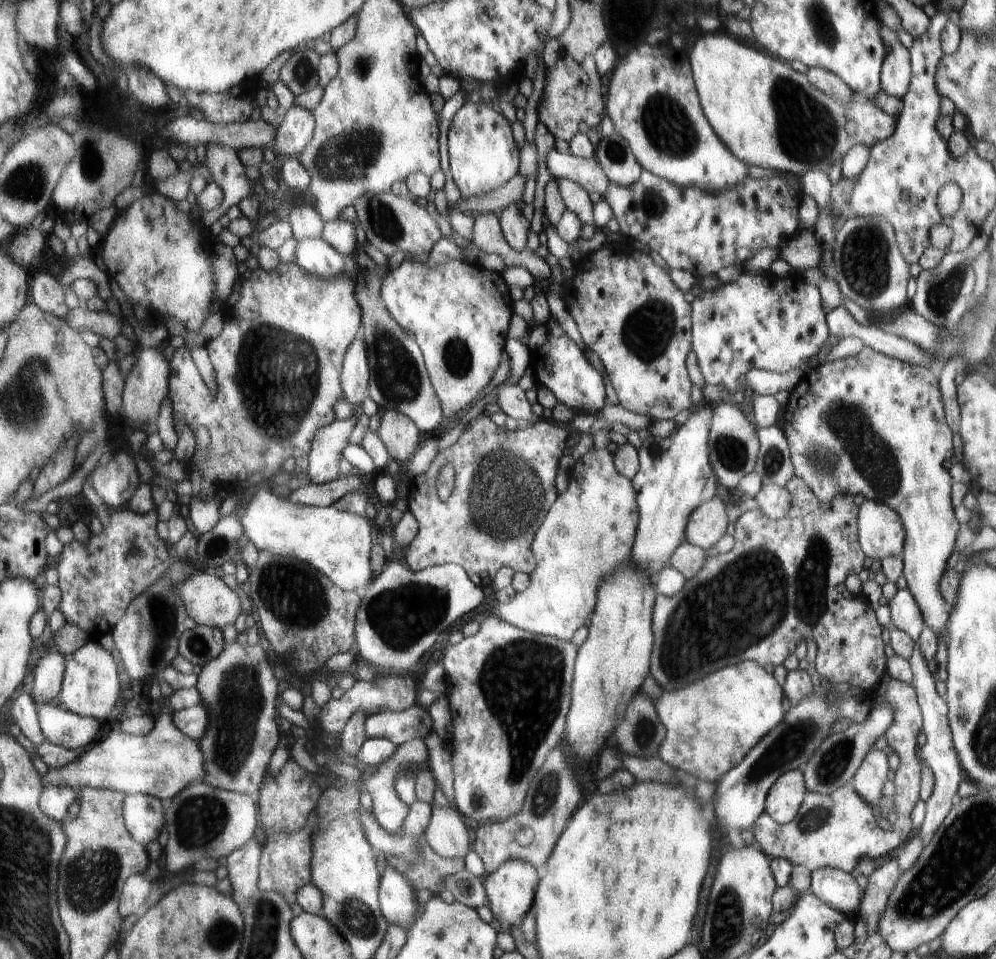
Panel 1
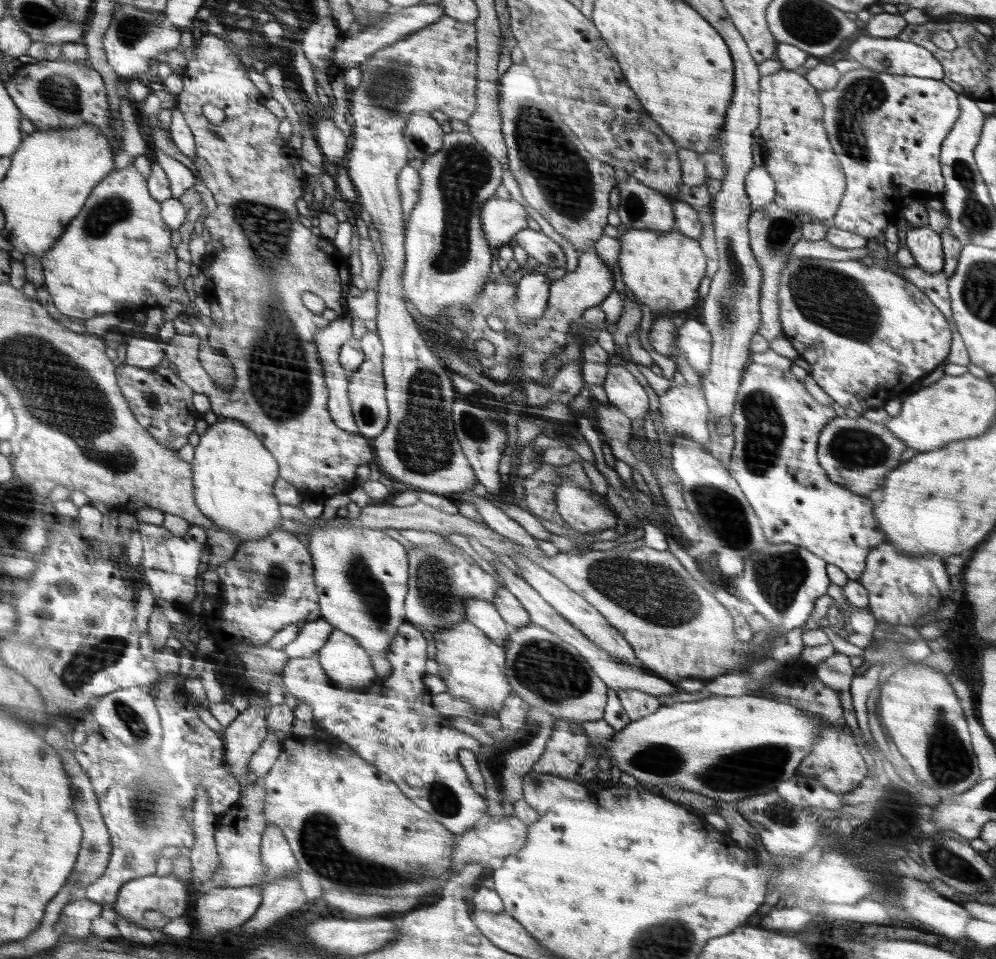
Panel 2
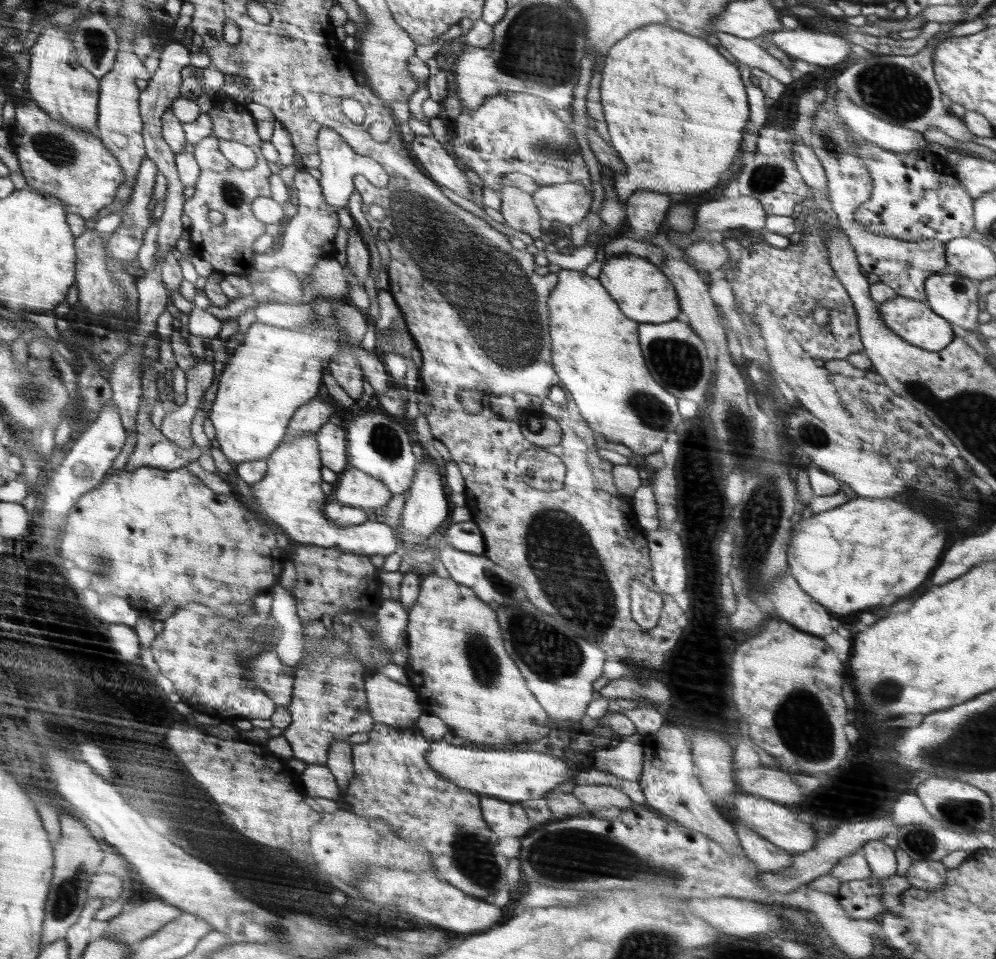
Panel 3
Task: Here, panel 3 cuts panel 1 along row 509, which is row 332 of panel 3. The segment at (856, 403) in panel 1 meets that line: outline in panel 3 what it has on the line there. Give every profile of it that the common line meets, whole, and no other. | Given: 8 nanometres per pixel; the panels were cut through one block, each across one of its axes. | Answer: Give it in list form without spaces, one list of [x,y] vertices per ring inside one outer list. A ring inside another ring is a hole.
[[[898,295],[892,300],[877,304],[877,306],[880,310],[882,322],[888,326],[889,330],[900,336],[905,342],[912,343],[913,346],[936,352],[947,349],[950,342],[953,342],[949,319],[944,320],[944,318],[940,318],[940,315],[934,314],[930,308],[924,306],[924,302]]]

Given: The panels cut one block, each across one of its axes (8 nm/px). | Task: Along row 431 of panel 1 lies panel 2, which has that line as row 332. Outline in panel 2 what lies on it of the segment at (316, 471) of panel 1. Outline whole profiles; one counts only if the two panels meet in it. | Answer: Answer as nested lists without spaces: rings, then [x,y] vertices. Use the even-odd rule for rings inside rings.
[[[349,315],[344,316],[338,320],[334,320],[332,324],[326,326],[326,329],[319,331],[316,337],[318,344],[318,354],[320,354],[320,361],[322,370],[325,373],[326,386],[329,387],[329,414],[333,418],[333,422],[337,423],[342,430],[354,435],[360,435],[358,425],[354,421],[351,412],[351,402],[348,396],[349,377],[348,371],[339,363],[339,353],[341,347],[350,339],[353,338],[352,321]]]

